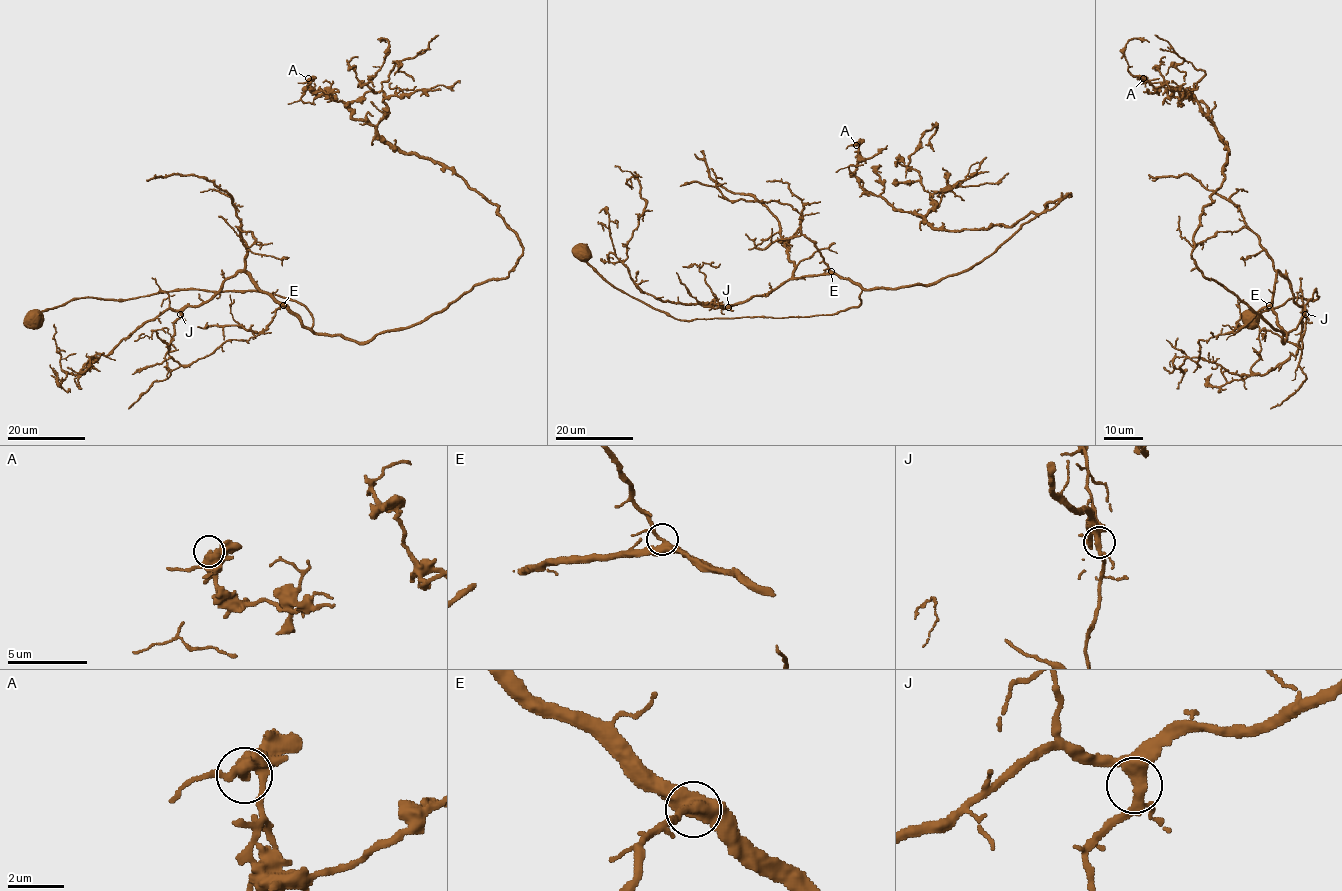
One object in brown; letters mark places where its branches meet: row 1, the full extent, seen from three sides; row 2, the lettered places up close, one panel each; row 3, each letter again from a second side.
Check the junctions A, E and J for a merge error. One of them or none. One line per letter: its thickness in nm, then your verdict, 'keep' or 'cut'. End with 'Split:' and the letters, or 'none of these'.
A: 360 nm thick; keep
E: 360 nm thick; keep
J: 360 nm thick; keep
Split: none of these

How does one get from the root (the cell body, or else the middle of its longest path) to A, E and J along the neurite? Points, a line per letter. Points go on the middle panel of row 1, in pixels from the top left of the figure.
A: (581, 252), (676, 319), (832, 315), (966, 271), (1070, 196), (937, 230), (865, 191), (856, 145)
E: (581, 252), (582, 258), (614, 286), (686, 321), (809, 317), (857, 307), (862, 288), (831, 271)
J: (581, 252), (614, 286), (686, 321), (832, 315), (857, 307), (862, 288), (834, 274), (806, 275), (728, 307)

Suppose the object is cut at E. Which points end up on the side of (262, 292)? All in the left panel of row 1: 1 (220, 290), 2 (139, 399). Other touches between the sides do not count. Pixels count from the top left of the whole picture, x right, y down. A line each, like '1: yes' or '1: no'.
1: yes
2: yes

